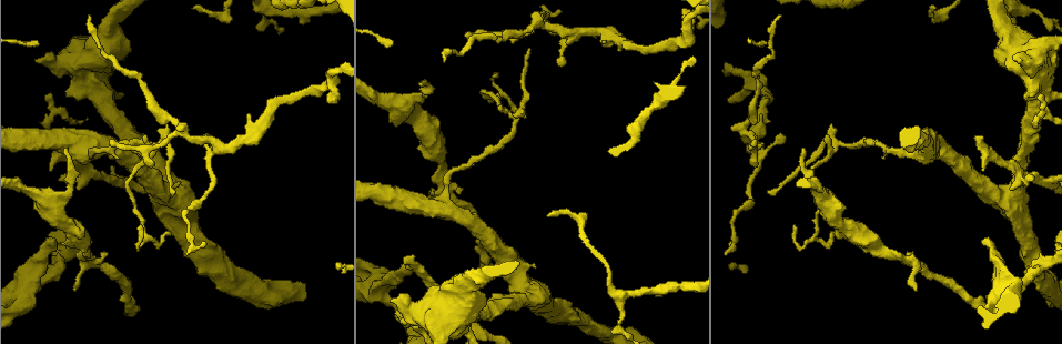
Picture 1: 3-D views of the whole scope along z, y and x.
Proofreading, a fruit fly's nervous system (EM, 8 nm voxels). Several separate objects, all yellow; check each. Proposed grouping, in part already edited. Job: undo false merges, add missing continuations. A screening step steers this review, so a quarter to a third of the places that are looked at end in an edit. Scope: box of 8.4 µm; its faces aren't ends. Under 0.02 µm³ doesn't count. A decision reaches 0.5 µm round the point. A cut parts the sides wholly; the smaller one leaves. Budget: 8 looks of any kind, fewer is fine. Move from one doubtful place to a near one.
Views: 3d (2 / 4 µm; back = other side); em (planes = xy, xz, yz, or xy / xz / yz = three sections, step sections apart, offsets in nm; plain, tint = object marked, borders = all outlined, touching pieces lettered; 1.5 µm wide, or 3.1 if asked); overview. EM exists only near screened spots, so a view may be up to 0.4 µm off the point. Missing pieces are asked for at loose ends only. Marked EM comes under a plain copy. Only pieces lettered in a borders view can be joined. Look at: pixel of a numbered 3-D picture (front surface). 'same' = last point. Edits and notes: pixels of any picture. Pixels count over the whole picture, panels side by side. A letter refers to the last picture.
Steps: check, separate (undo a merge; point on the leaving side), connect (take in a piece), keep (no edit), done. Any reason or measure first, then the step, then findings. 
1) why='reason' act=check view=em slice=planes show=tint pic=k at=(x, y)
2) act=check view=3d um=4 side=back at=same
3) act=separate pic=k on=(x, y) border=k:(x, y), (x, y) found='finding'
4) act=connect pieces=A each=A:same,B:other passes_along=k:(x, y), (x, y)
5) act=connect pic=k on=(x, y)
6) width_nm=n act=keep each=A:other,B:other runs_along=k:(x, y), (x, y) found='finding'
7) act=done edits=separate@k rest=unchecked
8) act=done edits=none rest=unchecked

why='branch stops here' act=check view=em slice=planes show=borders pic=1 at=(126, 313)

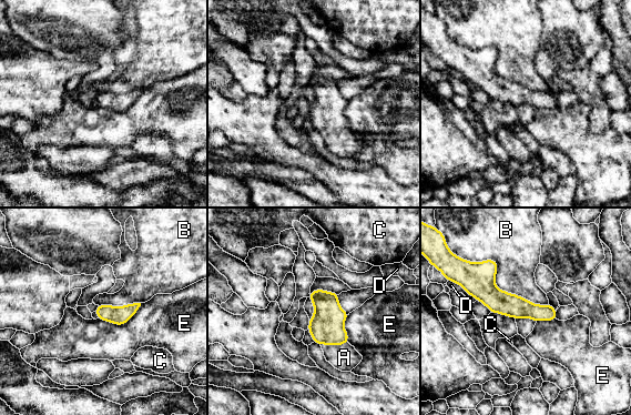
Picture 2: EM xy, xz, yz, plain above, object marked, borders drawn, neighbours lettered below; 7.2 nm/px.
longest_contact=B:650nm act=connect pieces=A each=A:same,B:other,C:other,D:other,E:other passes_along=2:(326, 326), (334, 345), (344, 357) found='the neuron continues'

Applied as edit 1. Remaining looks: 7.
why='branch stops here' act=check view=em slice=yz step=4 show=borders pic=1 at=(49, 242)

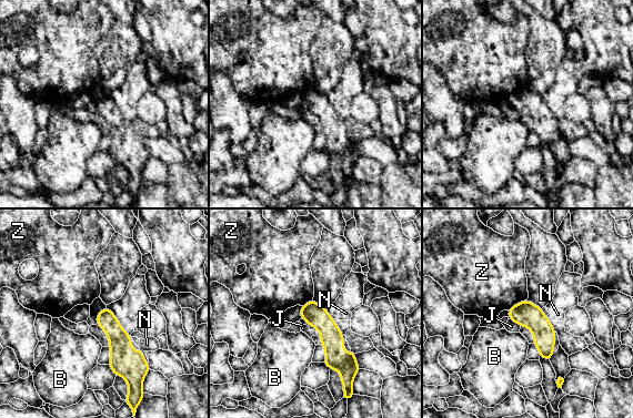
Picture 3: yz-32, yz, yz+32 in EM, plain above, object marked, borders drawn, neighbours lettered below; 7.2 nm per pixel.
why='cut it another way' act=check view=em slice=planes show=borders at=same

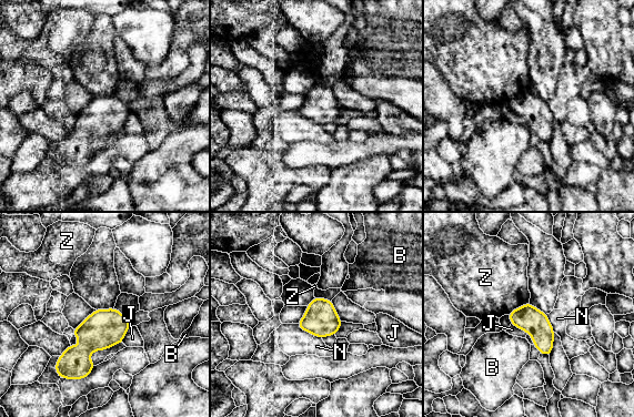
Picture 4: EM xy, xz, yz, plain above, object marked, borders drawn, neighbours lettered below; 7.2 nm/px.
act=keep each=B:other,J:other,N:other,Z:other border=4:(131, 325), (121, 342) found='none of them fits'

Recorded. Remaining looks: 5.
why='an open end' act=check view=3d um=2 pic=1 at=(557, 11)

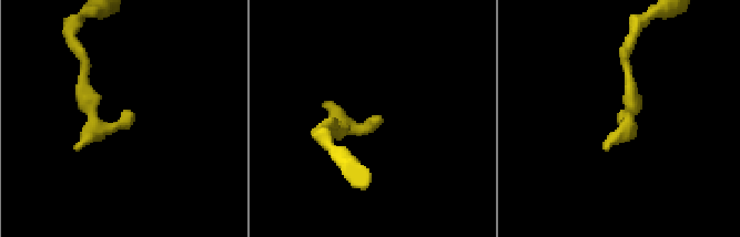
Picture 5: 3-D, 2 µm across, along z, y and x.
why='shape alone is not enough' act=check view=em slice=planes show=borders pic=5 at=(127, 117)

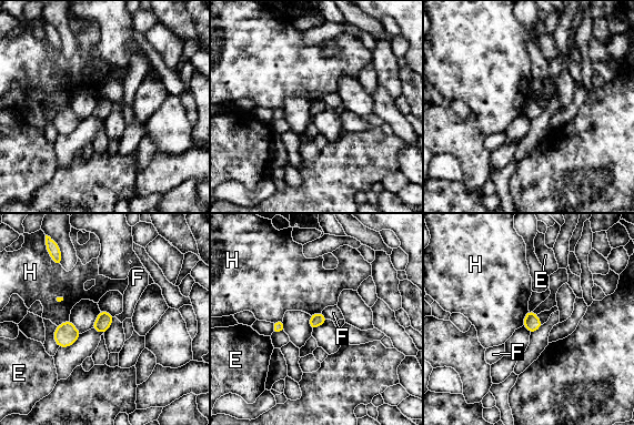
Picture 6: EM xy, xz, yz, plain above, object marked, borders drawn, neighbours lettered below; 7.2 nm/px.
width_nm=90 act=keep each=E:other,F:other,H:other border=6:(529, 311), (523, 324) found='none of them fits'

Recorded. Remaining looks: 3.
act=done edits=connect@2 rest=unchecked

